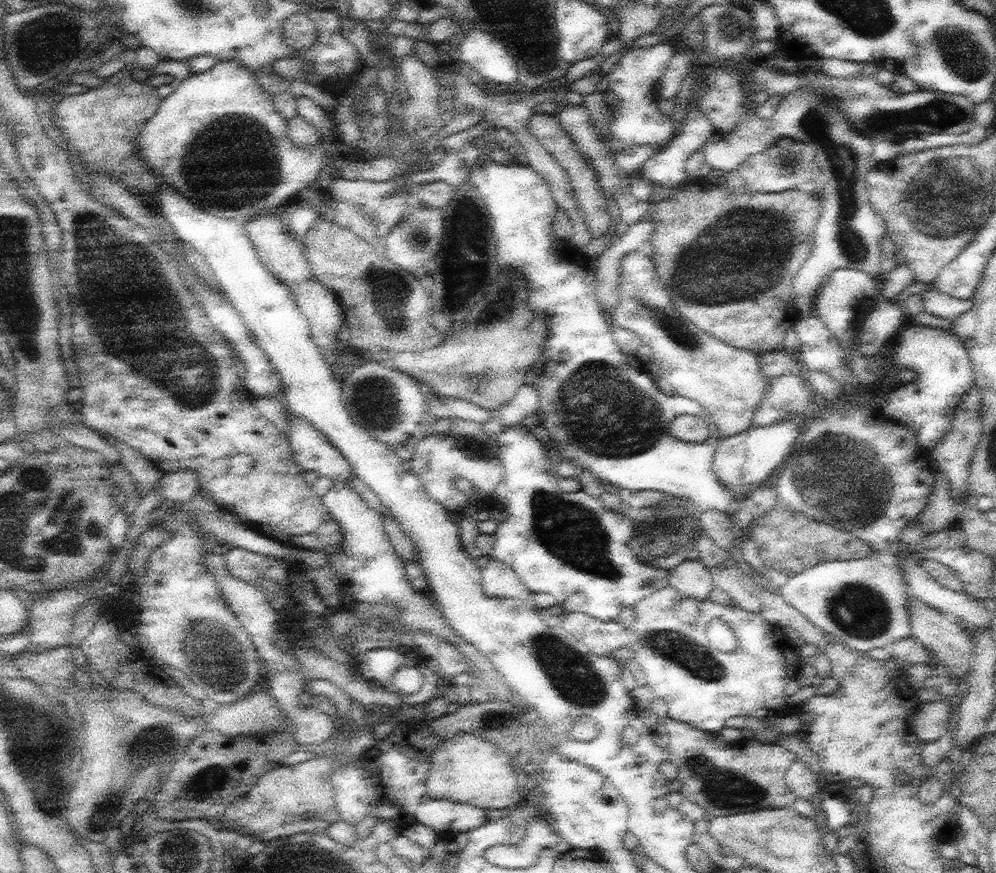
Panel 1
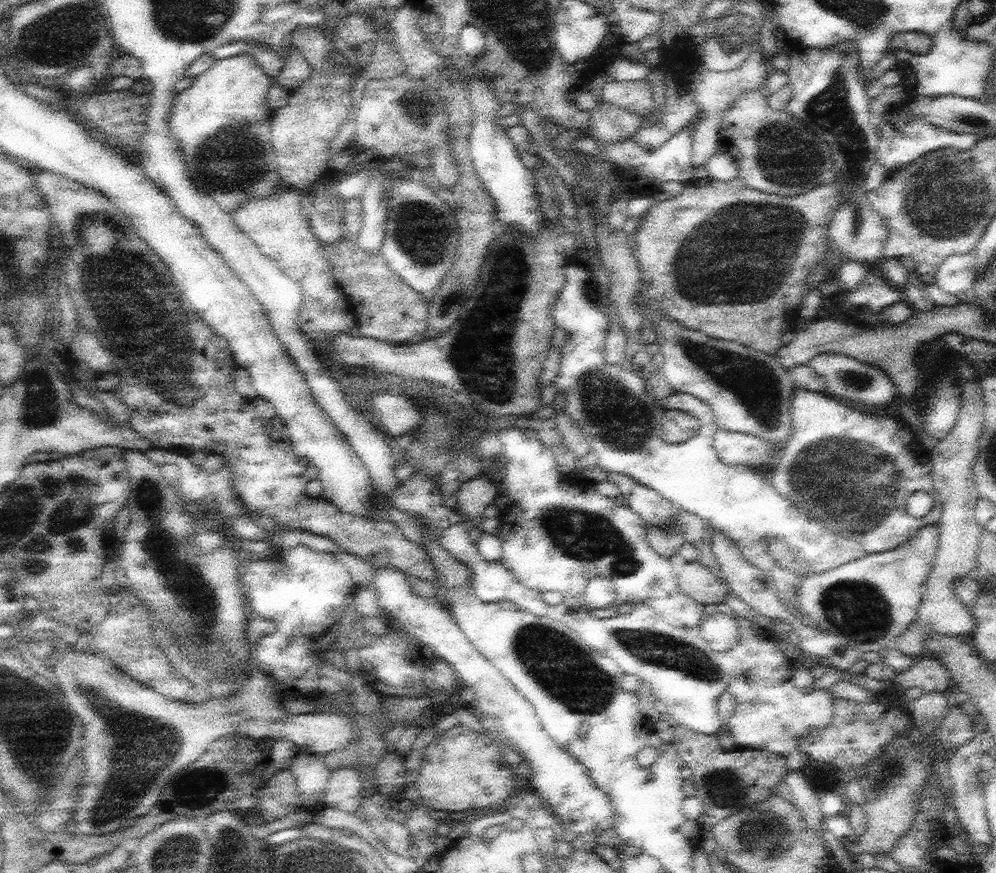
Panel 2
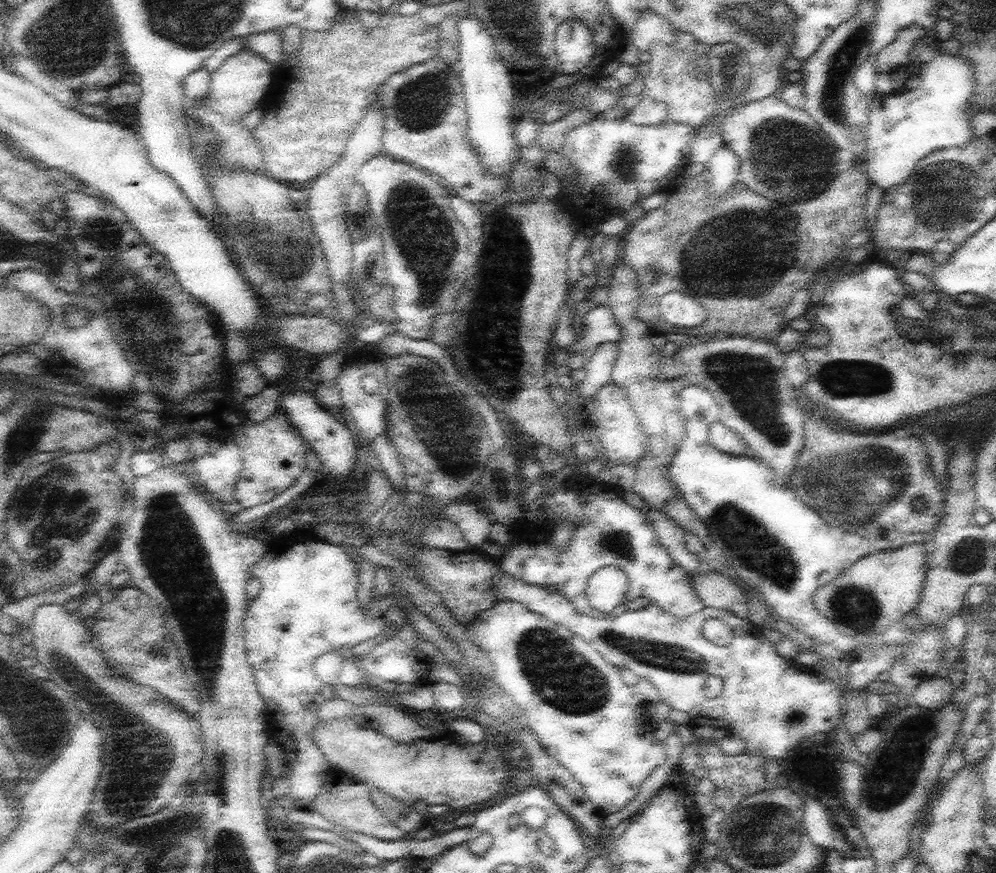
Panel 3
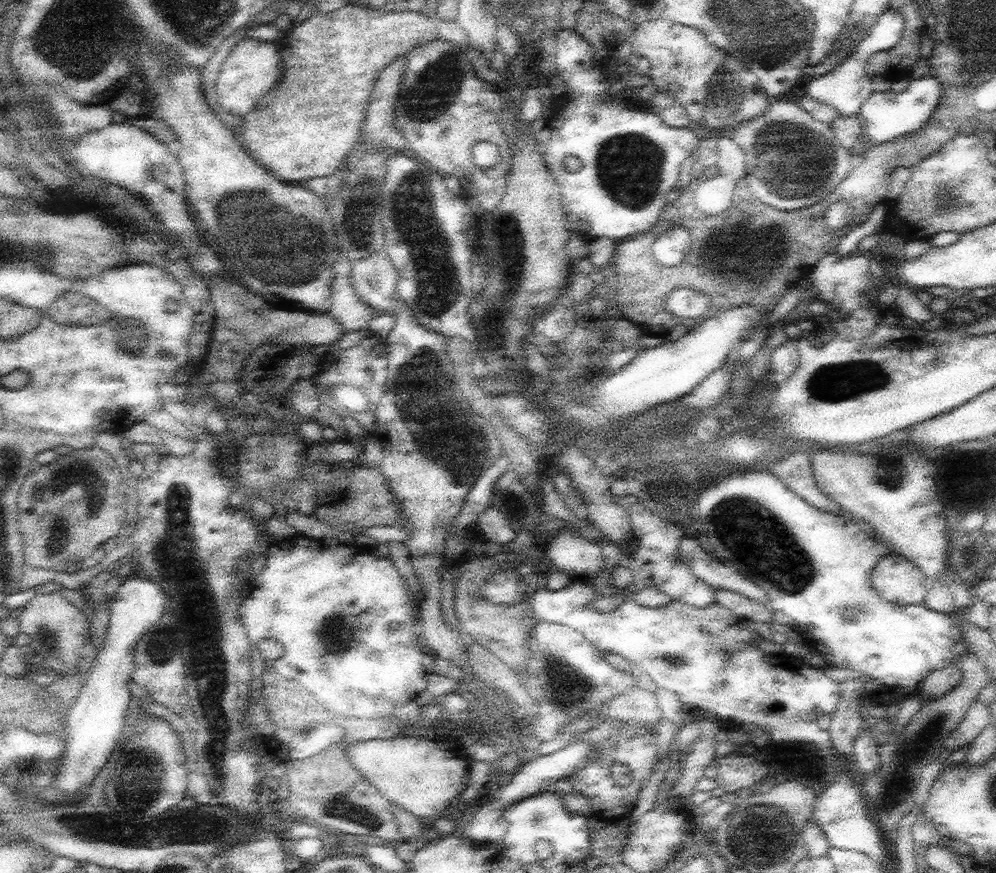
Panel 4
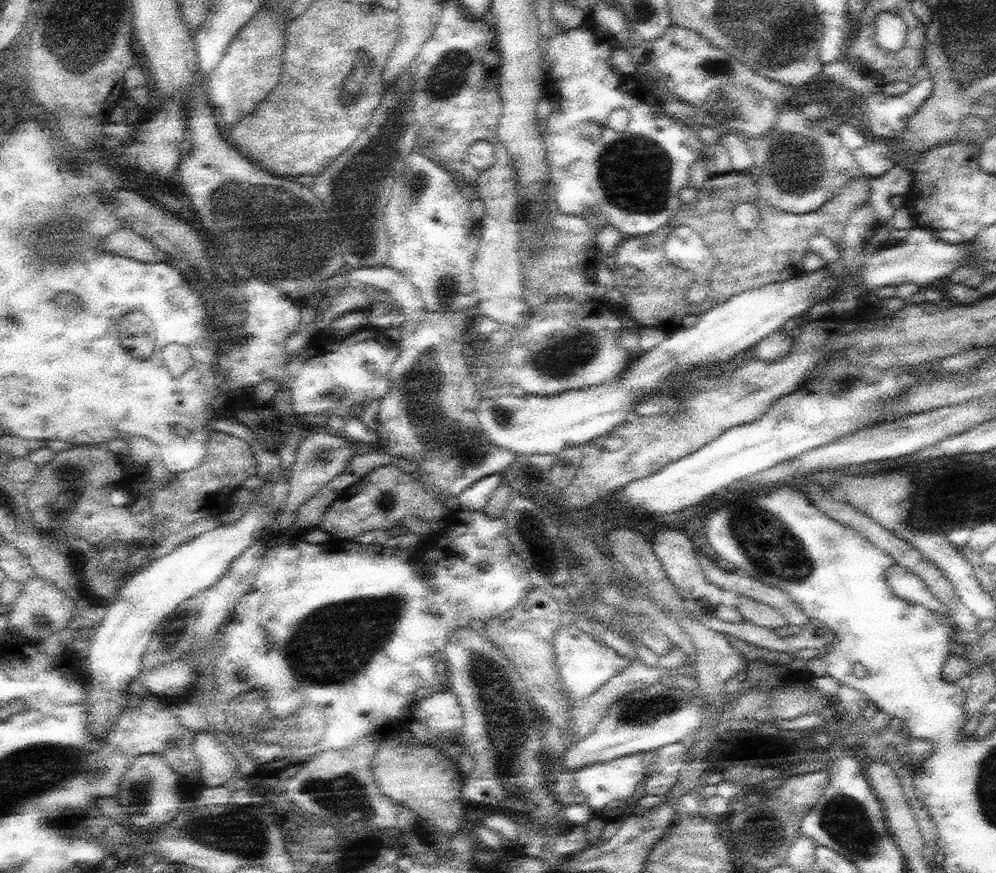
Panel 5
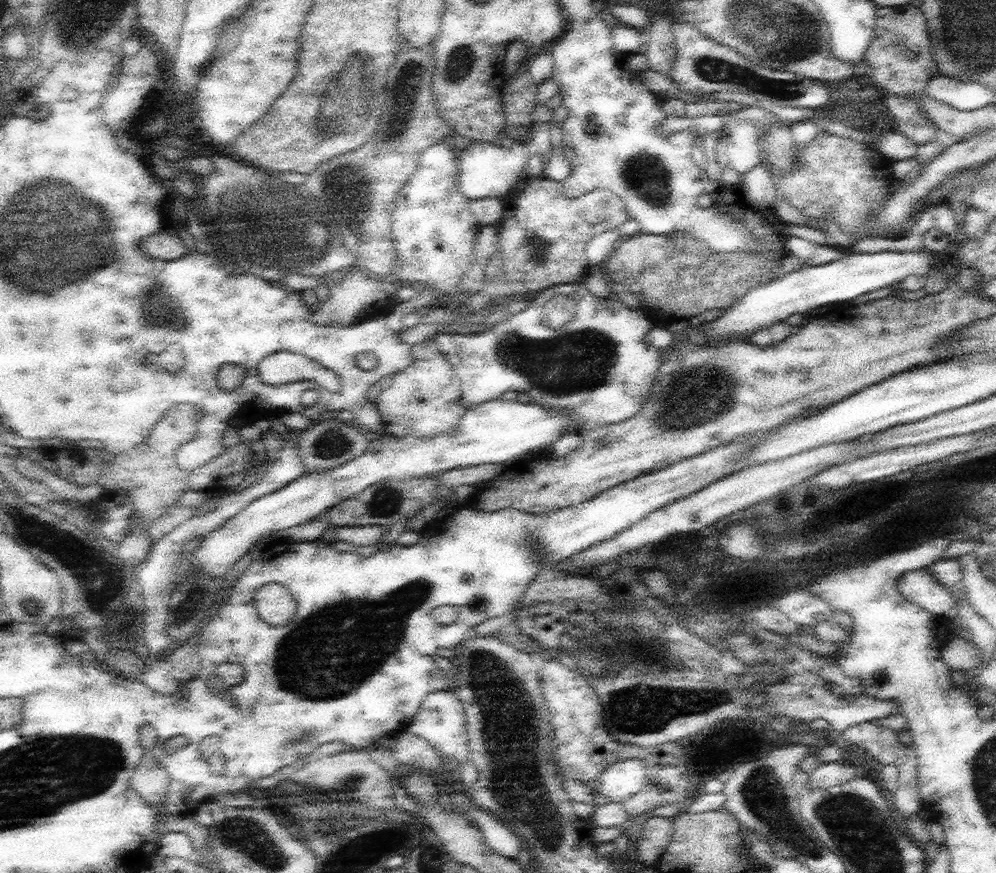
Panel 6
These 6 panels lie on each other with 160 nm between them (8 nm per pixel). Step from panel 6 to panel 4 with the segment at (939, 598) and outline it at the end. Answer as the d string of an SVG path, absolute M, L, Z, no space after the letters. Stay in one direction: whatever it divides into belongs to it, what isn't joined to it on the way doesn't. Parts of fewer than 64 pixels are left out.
M898 553L884 554L872 570L872 585L886 602L924 605L928 579L915 562Z

